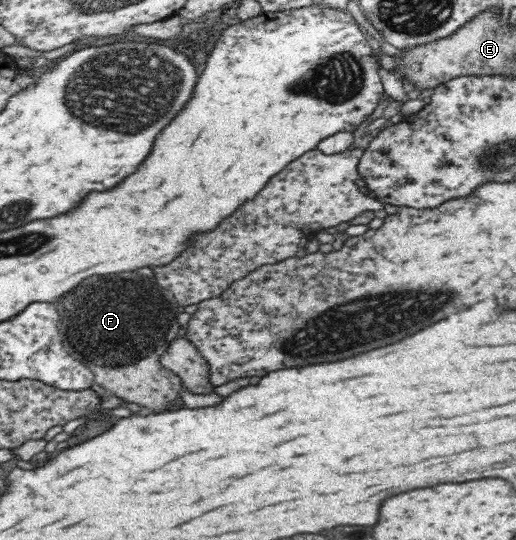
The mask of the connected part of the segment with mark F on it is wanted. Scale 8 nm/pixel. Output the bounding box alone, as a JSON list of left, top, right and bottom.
[54,271,184,413]

